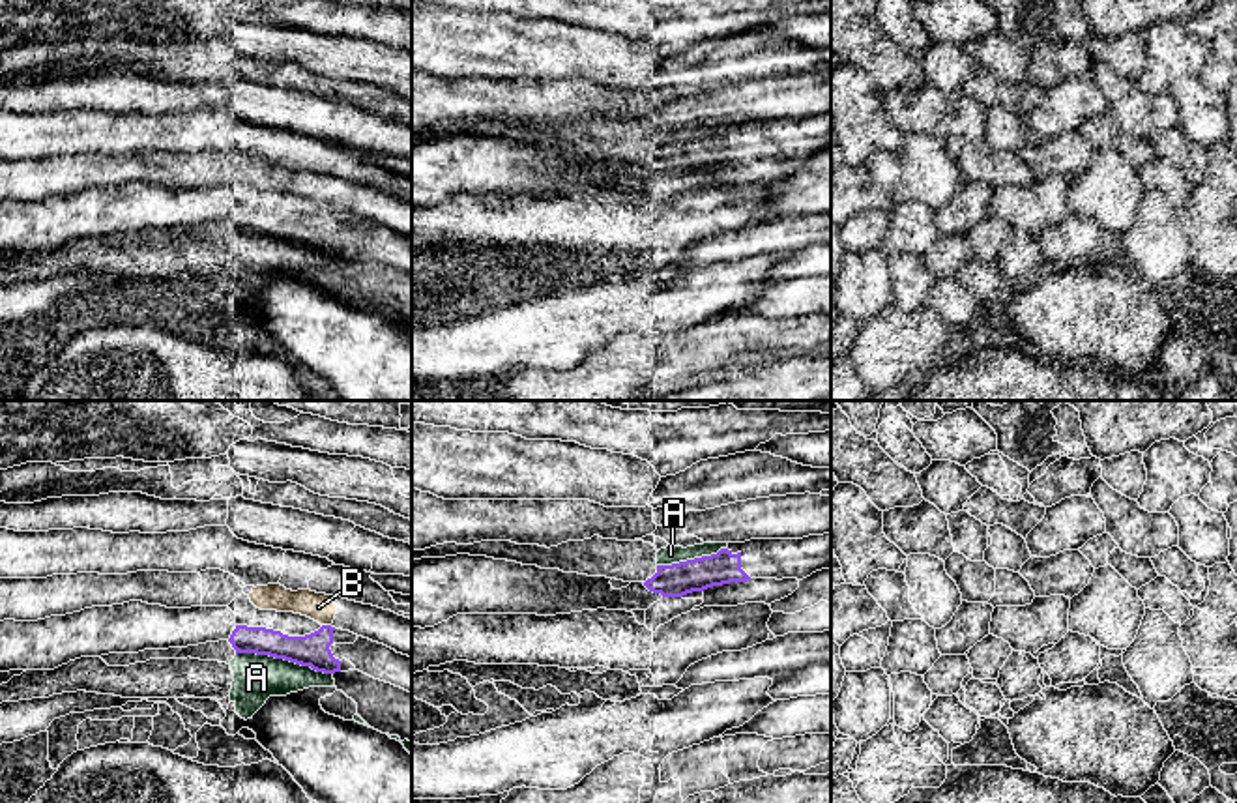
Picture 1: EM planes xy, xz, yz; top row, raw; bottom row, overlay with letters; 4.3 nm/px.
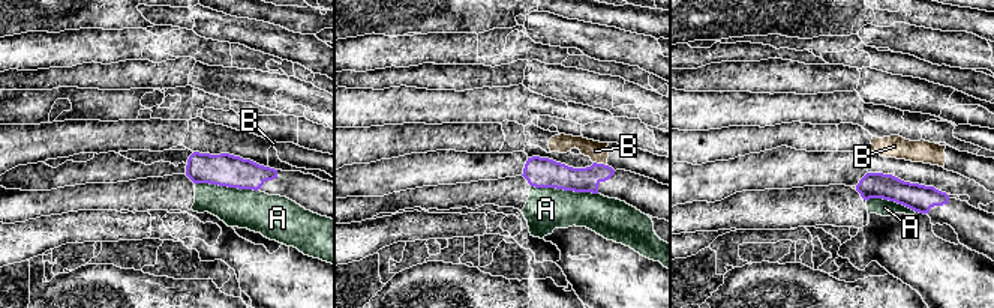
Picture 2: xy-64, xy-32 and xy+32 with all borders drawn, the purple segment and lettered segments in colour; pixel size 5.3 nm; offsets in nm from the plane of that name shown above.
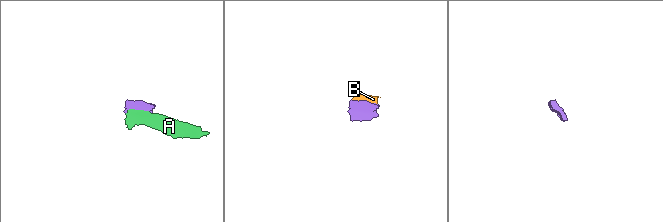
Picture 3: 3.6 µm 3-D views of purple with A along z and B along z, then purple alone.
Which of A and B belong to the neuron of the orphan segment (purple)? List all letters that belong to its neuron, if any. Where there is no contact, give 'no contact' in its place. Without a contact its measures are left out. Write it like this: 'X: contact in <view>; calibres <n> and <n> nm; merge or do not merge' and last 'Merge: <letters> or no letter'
A: contact in xy; calibres 140 and 200 nm; do not merge
B: contact in xy; calibres 140 and 120 nm; do not merge
Merge: no letter

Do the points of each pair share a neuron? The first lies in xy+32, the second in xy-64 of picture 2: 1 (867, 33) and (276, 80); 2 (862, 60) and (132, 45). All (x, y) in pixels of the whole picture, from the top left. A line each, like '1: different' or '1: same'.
1: different
2: same

